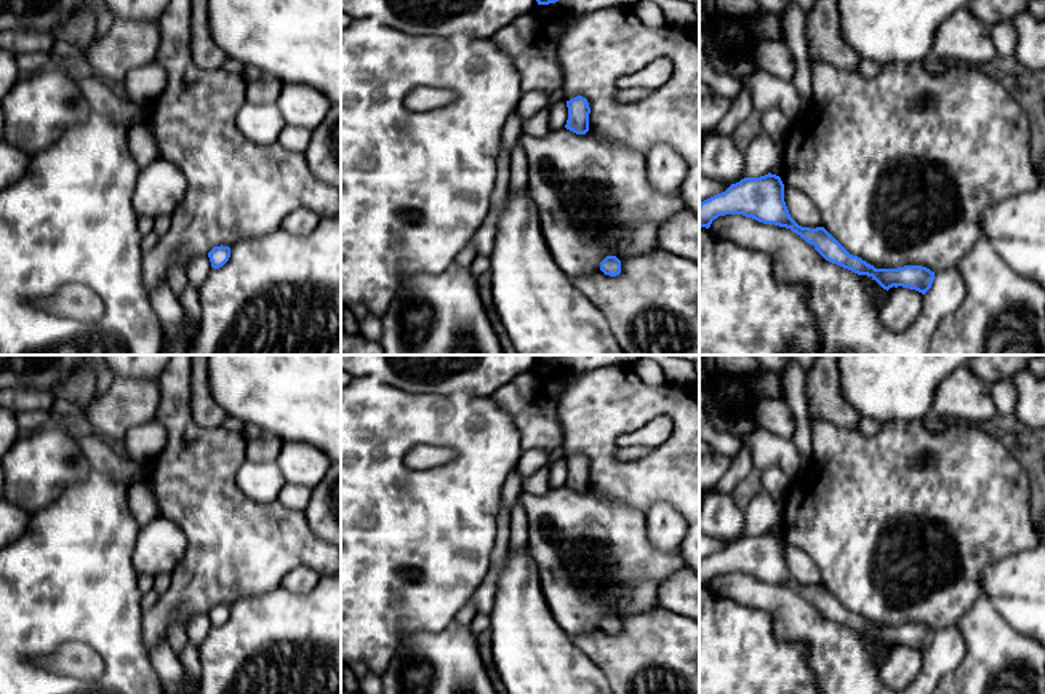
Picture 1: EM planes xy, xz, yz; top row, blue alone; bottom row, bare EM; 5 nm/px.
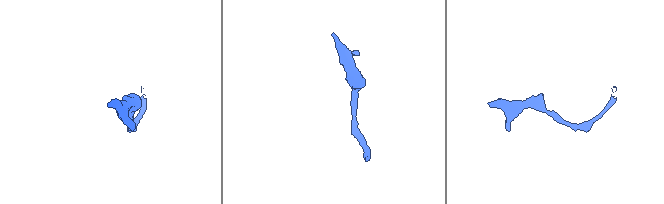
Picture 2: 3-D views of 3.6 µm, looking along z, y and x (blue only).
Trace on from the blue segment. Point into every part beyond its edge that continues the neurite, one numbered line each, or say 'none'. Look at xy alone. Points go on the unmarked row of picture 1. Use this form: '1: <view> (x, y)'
none

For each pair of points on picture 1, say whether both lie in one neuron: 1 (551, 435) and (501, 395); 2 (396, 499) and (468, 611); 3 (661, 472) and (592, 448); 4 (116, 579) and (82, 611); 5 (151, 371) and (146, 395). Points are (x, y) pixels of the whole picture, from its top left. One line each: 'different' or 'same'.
1: same
2: different
3: same
4: same
5: different

